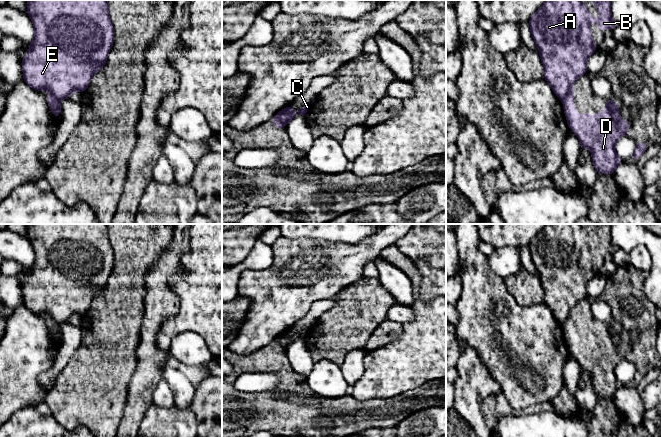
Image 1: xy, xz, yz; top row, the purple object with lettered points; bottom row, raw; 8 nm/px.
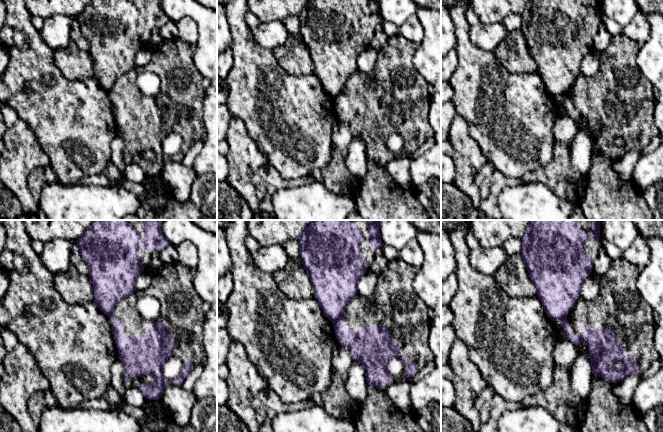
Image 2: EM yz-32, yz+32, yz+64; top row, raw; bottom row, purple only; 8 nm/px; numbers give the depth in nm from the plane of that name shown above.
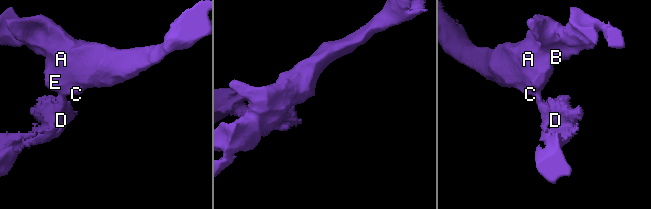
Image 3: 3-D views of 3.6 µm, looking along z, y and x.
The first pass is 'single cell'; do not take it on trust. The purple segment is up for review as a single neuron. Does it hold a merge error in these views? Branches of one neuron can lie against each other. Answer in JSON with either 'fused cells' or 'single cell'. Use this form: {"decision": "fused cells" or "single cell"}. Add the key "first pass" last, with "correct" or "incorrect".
{"decision": "fused cells", "first pass": "incorrect"}

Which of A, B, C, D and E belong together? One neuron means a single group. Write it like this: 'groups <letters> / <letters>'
groups A B C E / D

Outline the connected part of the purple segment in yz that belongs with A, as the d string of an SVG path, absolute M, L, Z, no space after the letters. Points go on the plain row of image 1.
M546 224L528 245L532 261L539 273L539 280L544 289L544 303L561 324L566 321L573 307L587 297L587 285L597 274L590 256L590 248L594 244L586 228L579 224Z

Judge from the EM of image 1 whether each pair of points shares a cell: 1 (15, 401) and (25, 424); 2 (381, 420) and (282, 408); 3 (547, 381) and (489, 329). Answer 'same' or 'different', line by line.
1: different
2: same
3: same

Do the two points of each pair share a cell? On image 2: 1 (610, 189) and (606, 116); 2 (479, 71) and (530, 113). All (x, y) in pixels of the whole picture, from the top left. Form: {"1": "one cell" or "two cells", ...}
{"1": "two cells", "2": "one cell"}

